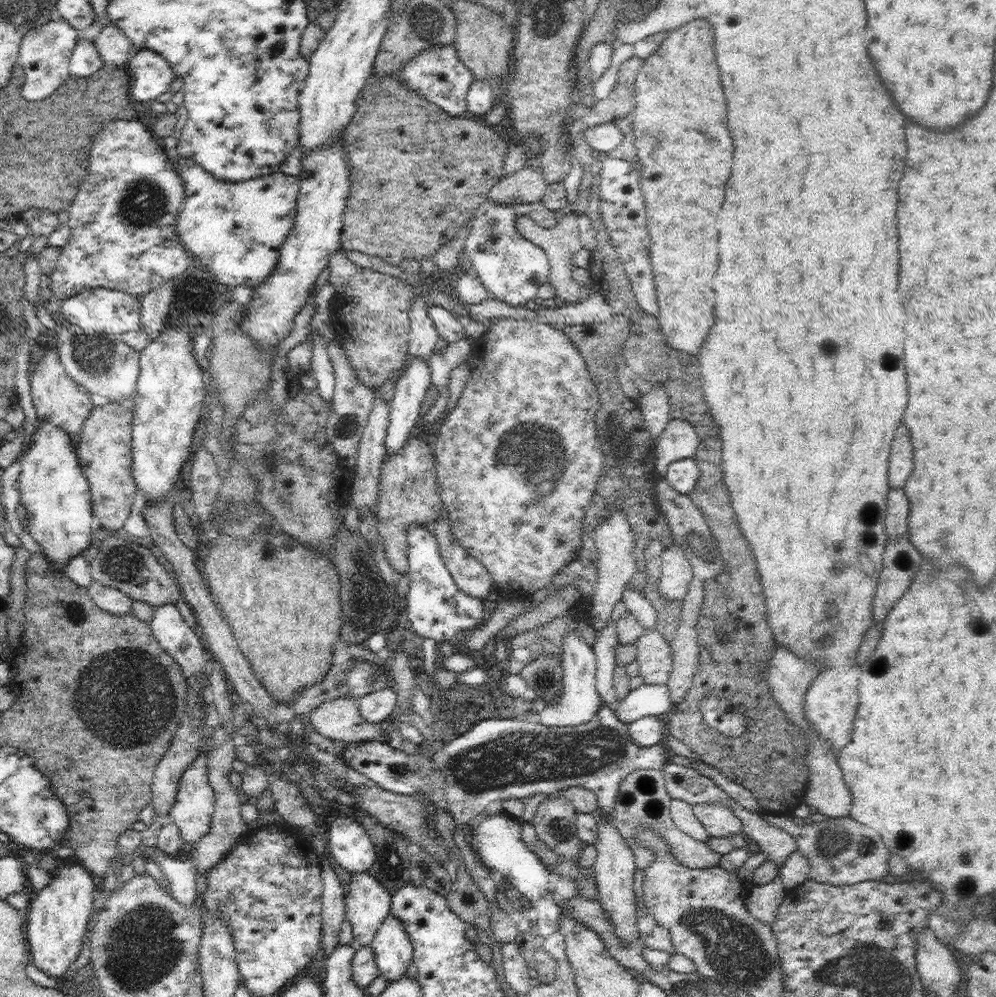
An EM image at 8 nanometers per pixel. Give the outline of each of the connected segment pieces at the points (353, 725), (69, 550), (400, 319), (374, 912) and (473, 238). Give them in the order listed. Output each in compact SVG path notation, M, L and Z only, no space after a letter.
M342 696L312 709L310 719L315 735L344 743L364 743L381 735L387 737L383 724L366 721L354 702L353 698Z
M39 421L37 428L34 443L21 461L16 486L26 509L28 534L40 544L53 571L60 572L58 565L94 549L95 542L90 538L93 515L90 487L68 431L54 421Z
M344 248L338 249L329 258L328 269L328 282L332 283L335 289L331 304L336 305L332 305L331 308L332 314L335 314L332 320L336 337L342 341L352 368L358 373L362 383L372 389L379 388L386 379L398 376L409 362L407 345L410 339L410 316L408 316L408 309L416 297L423 296L423 292L420 286L405 284L398 277L373 270L373 268L356 266L352 260L348 259Z
M369 870L351 873L345 892L345 915L357 946L373 941L382 921L391 913L391 895Z
M487 199L469 220L470 234L466 236L463 251L471 260L480 282L490 295L512 306L523 306L534 300L540 285L548 280L550 259L542 247L520 236L516 228L516 217L528 216L537 225L552 228L556 224L554 212L542 201L526 204L497 204Z

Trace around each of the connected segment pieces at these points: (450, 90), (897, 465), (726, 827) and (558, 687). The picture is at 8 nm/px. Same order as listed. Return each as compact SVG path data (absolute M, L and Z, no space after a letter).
M454 43L434 45L420 51L416 57L410 60L409 64L398 71L398 74L407 90L426 98L426 101L442 108L446 114L460 117L468 115L467 93L475 79L470 68L467 68L464 62L458 58Z
M902 424L896 430L889 454L888 482L890 488L904 488L908 476L912 474L912 442L910 432Z
M700 803L693 806L694 814L710 837L723 837L743 831L740 818L728 803Z
M540 653L520 672L528 684L530 694L535 694L546 704L558 700L564 691L564 667L558 653Z

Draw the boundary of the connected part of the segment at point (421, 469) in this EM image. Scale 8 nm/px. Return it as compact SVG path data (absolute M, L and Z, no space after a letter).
M416 436L408 437L408 441L394 455L386 453L380 471L380 491L378 491L377 527L386 548L386 560L401 575L407 573L408 549L406 533L410 525L418 523L428 527L428 522L436 524L447 513L437 490L437 470L432 445Z

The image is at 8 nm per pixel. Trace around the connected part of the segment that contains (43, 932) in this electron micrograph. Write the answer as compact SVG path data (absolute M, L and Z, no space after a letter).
M74 859L60 861L58 868L51 873L51 879L46 887L31 894L24 932L30 962L46 975L61 980L80 954L97 892L93 874Z

